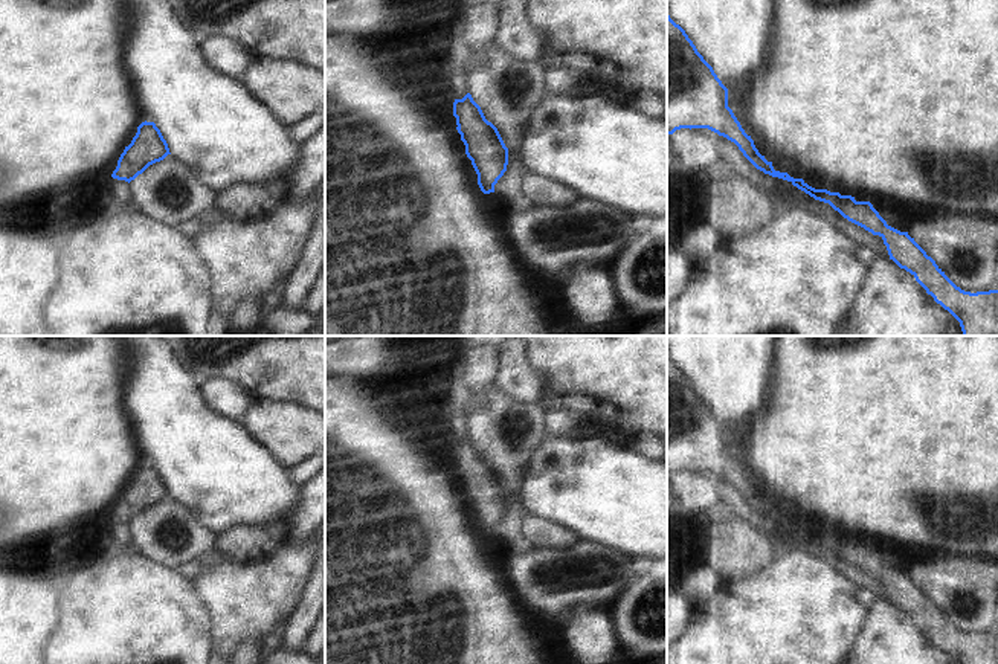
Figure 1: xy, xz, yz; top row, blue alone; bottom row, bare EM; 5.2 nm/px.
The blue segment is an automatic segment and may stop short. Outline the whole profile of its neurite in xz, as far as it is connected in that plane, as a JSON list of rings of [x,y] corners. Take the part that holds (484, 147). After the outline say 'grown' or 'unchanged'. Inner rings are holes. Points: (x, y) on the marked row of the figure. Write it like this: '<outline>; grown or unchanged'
[[[470,93],[462,99],[455,99],[453,116],[456,118],[456,130],[465,145],[465,154],[478,174],[481,191],[484,194],[494,192],[494,185],[508,165],[508,148],[497,128],[485,119]]]; unchanged

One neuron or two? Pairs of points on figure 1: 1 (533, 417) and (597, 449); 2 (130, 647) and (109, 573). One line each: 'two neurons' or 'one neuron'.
1: two neurons
2: one neuron

